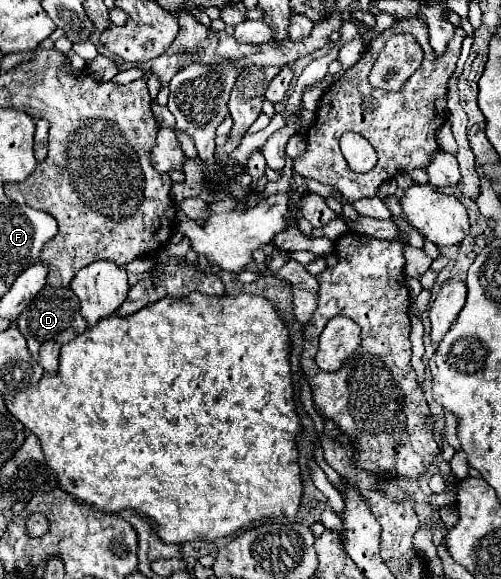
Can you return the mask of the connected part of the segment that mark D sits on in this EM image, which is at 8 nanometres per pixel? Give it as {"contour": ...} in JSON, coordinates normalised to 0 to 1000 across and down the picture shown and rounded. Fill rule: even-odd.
{"contour":[[[90,494],[62,518],[62,525],[42,539],[34,560],[38,560],[42,577],[54,587],[54,601],[62,608],[66,622],[74,622],[74,629],[94,646],[110,646],[114,642],[118,604],[122,604],[122,594],[126,594],[126,584],[138,591],[154,577],[170,573],[170,566],[174,566],[170,553],[158,542],[158,518],[154,518],[154,511],[138,497],[106,497],[106,494]]]}

